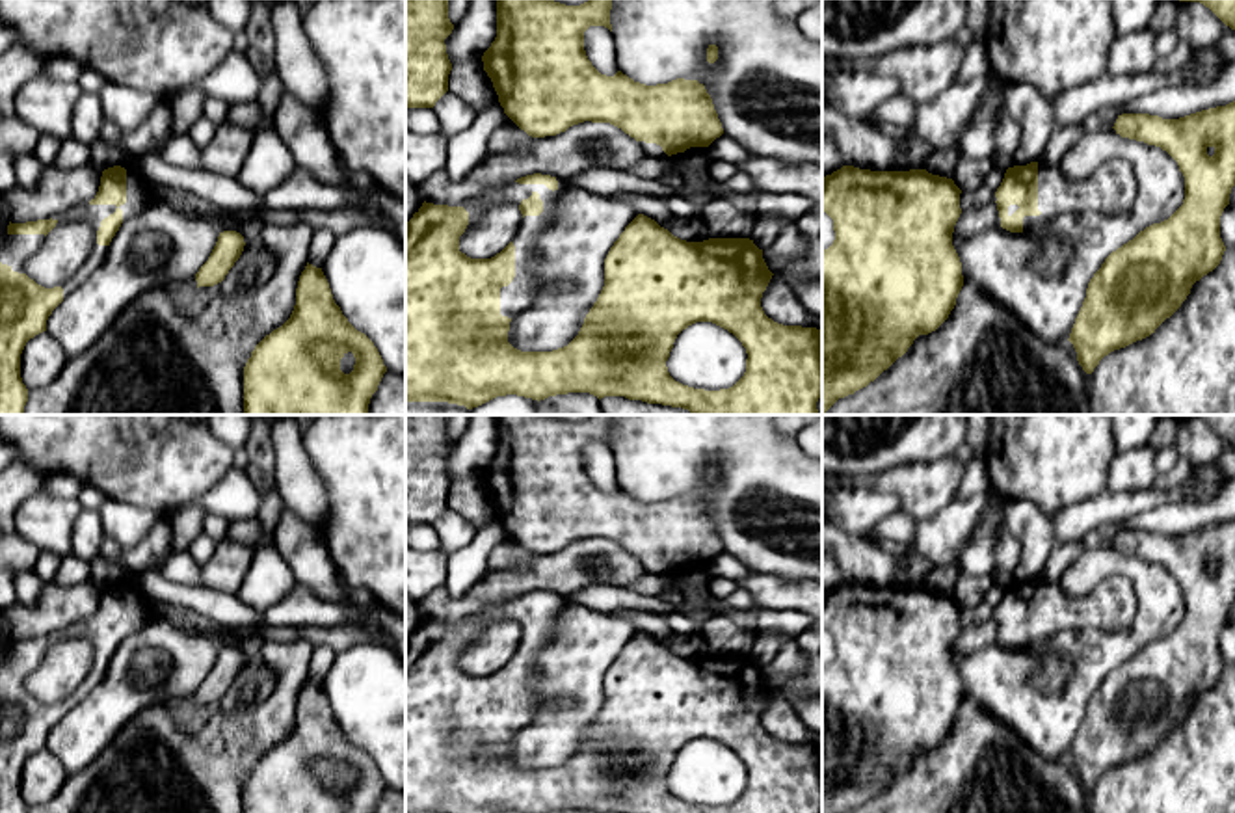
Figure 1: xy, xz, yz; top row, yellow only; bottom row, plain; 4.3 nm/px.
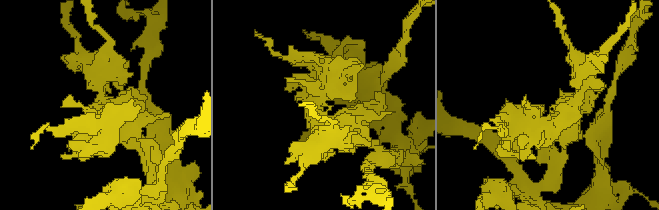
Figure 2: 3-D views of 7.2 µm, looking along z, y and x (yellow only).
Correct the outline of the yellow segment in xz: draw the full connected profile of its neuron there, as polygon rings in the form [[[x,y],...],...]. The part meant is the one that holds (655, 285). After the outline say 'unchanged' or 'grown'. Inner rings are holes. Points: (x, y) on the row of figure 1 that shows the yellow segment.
[[[526,175],[491,188],[478,205],[422,203],[405,221],[405,402],[448,402],[478,407],[497,396],[545,400],[567,393],[625,396],[688,409],[692,415],[820,415],[822,331],[783,326],[761,307],[772,272],[750,238],[686,242],[638,214],[604,259],[604,287],[578,335],[552,352],[521,352],[508,342],[511,318],[532,307],[539,279],[532,270],[538,240],[554,223],[567,182]],[[515,205],[523,220],[513,240],[491,259],[459,251],[459,236],[478,208]],[[696,322],[712,322],[746,348],[746,372],[729,389],[705,391],[675,381],[666,367],[677,335]]]; grown

